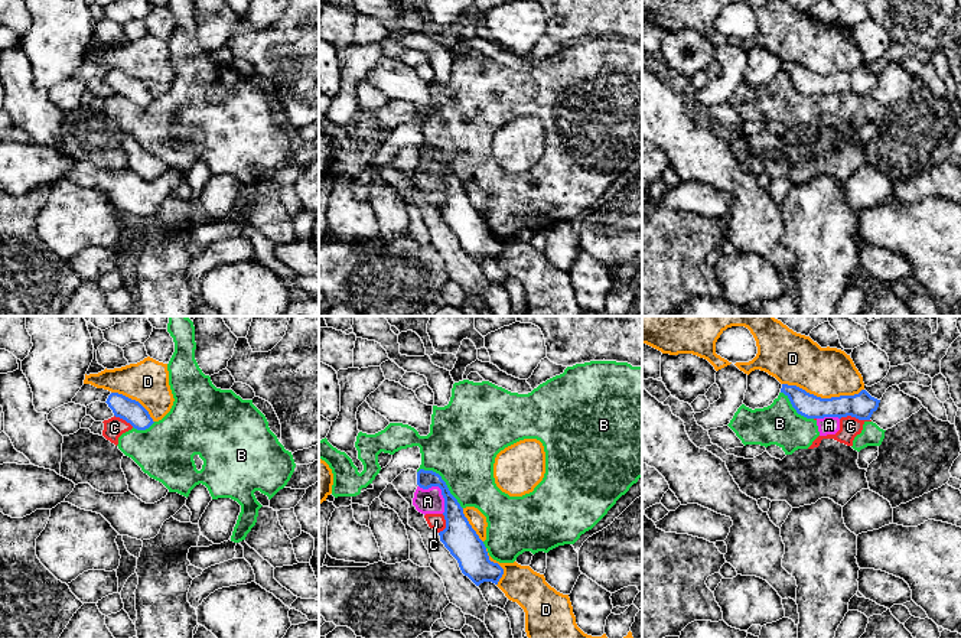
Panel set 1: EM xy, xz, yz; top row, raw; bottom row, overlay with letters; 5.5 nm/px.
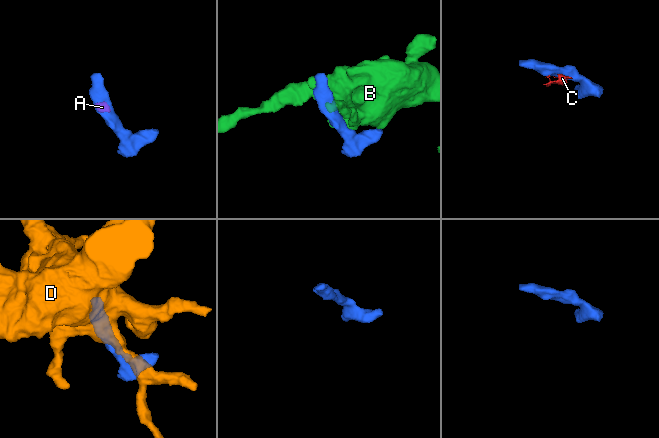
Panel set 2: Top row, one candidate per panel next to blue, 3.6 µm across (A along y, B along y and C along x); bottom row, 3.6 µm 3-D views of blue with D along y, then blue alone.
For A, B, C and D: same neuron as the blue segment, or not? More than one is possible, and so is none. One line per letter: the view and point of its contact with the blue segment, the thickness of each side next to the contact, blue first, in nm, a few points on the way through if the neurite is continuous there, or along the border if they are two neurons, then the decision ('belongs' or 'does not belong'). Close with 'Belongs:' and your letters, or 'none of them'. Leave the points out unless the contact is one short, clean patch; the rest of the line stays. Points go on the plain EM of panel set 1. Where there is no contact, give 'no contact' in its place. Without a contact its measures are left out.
A: xz (442, 168) | 160/140 nm | along xz (419, 162), (423, 165), (437, 163), (440, 166), (443, 189) | does not belong
B: xz (443, 158) | 120/400 nm | does not belong
C: yz (854, 93) | 140/110 nm | along yz (840, 94), (850, 93), (869, 97) | does not belong
D: yz (823, 75) | 140/280 nm | does not belong
Belongs: none of them

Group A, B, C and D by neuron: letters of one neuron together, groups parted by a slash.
A B C / D

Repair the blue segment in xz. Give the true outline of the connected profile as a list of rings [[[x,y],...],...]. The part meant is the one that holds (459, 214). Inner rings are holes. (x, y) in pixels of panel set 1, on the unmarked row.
[[[420,146],[417,162],[423,166],[439,163],[444,175],[446,205],[439,209],[440,218],[457,237],[459,244],[476,263],[483,258],[498,261],[504,245],[489,237],[486,224],[463,191],[463,185],[450,170],[442,153],[433,147]]]

